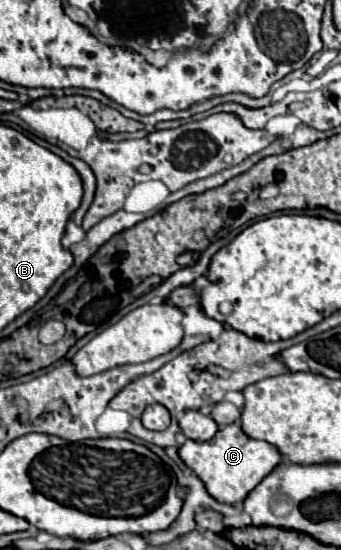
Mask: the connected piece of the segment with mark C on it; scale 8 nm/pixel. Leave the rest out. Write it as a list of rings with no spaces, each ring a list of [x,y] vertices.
[[[239,424],[221,426],[217,434],[207,442],[187,440],[183,446],[179,446],[179,456],[187,468],[191,468],[193,474],[203,482],[205,490],[217,502],[225,504],[243,502],[245,494],[249,494],[249,490],[253,490],[253,486],[257,486],[283,460],[273,444],[249,438]]]

